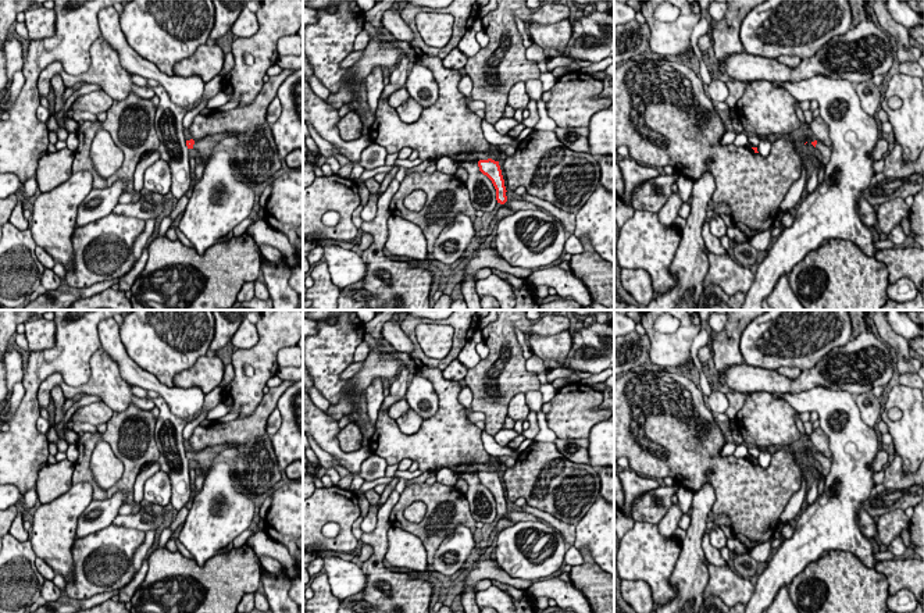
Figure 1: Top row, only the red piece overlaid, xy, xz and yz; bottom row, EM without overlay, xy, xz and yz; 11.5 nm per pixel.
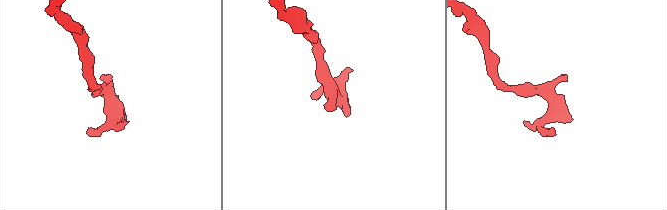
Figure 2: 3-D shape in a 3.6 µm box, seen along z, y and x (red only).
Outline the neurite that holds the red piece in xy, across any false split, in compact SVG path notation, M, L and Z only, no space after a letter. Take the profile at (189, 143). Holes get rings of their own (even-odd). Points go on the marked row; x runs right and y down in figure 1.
M235 132L217 133L217 135L206 136L200 140L193 140L193 139L186 140L186 146L188 146L188 149L195 149L200 154L200 157L204 163L204 160L211 156L213 149L217 145L220 145L220 142L222 139L233 138L233 136L236 136Z

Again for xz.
M492 158L479 160L478 167L479 167L479 171L492 181L496 189L497 203L503 204L504 207L509 207L513 213L518 210L543 210L542 207L527 200L509 200L507 199L506 196L507 190L504 186L504 179L502 175L499 161L495 161Z

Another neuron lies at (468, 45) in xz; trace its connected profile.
M470 28L461 38L457 44L457 49L467 57L472 57L481 50L481 46L477 42L477 32L472 28Z

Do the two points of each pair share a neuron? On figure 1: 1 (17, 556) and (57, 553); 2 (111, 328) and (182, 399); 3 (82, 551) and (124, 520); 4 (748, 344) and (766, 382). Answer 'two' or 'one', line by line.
1: two
2: one
3: two
4: two

